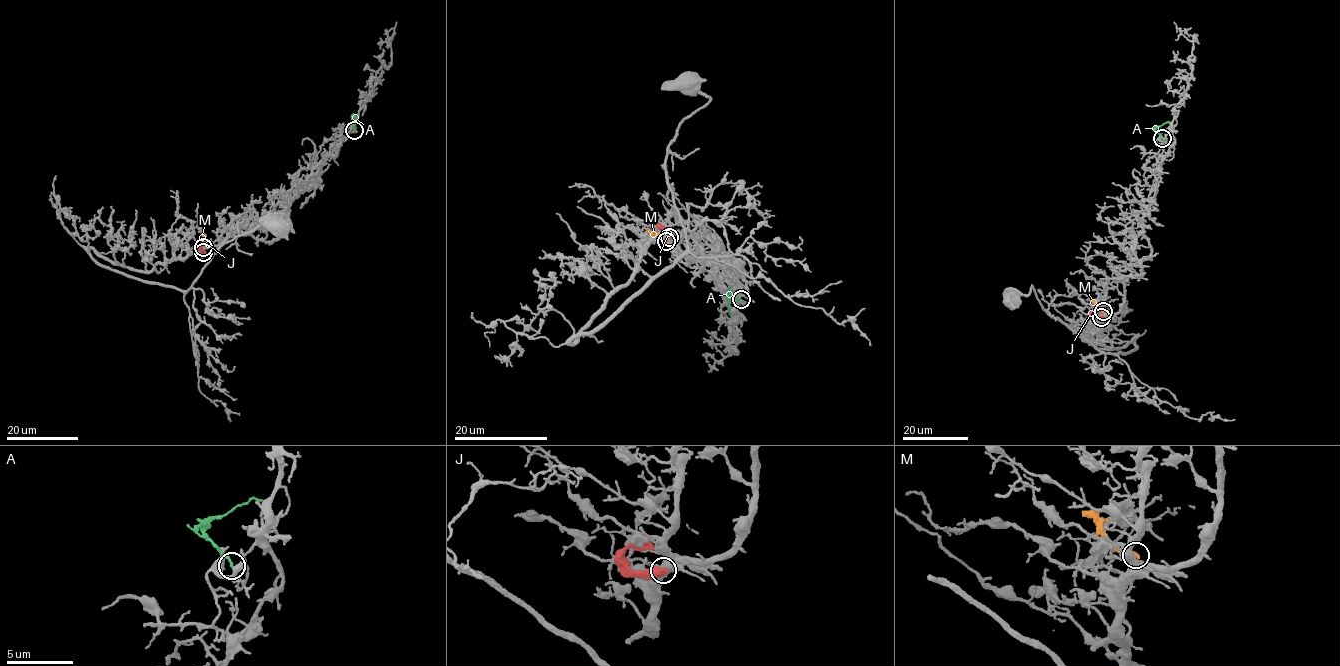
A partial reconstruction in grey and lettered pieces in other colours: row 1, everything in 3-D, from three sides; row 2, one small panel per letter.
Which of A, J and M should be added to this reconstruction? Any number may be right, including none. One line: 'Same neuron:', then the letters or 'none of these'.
Same neuron: A

